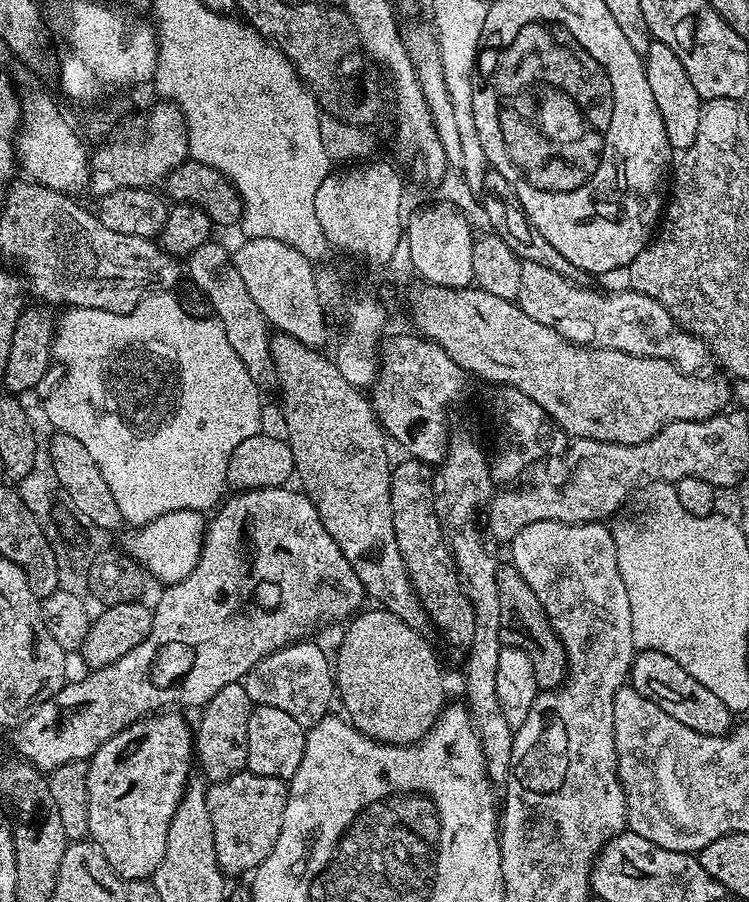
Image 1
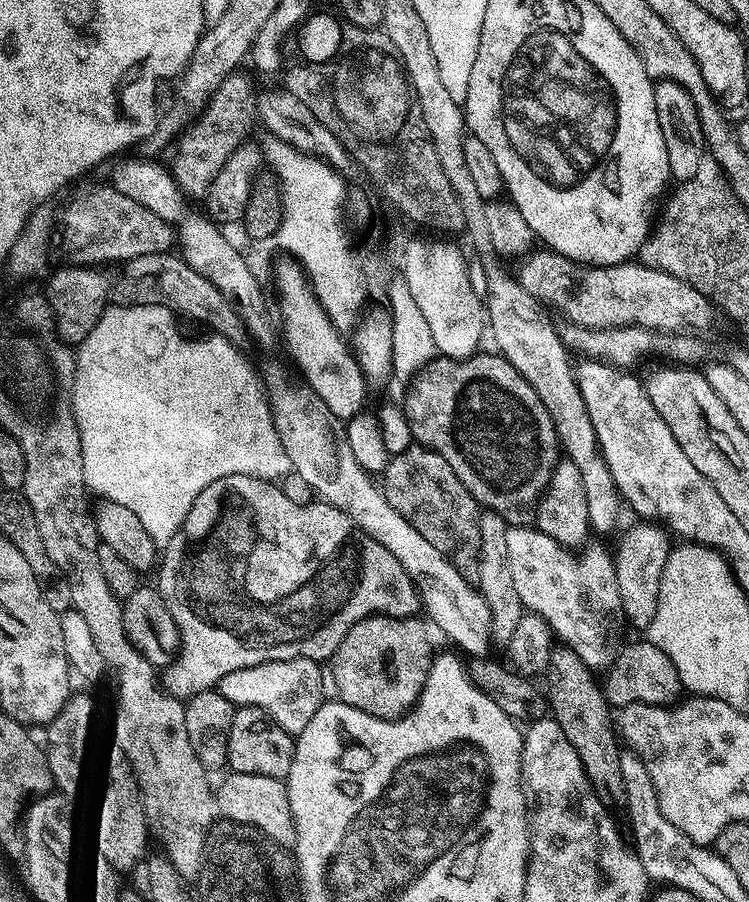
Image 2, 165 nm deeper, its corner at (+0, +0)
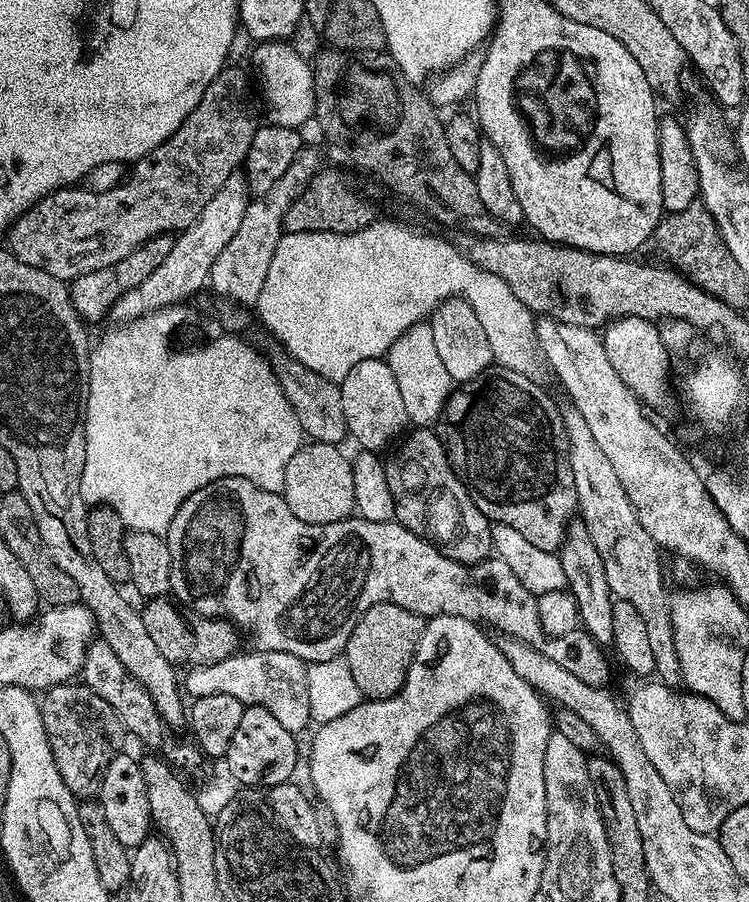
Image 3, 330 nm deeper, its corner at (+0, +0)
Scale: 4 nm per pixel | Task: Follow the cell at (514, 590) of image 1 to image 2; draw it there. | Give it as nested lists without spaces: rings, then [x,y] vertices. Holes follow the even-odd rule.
[[[556,646],[550,654],[546,679],[546,699],[551,719],[556,720],[558,726],[562,726],[562,734],[566,734],[566,738],[570,738],[570,746],[578,750],[578,758],[592,789],[605,801],[623,801],[624,787],[620,765],[622,744],[618,739],[614,716],[608,701],[604,699],[604,690],[597,673],[588,668],[586,662],[582,662],[582,658],[574,654],[574,650],[567,646]]]

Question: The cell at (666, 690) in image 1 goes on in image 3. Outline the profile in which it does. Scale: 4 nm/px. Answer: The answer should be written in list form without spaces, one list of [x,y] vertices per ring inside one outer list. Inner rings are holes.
[[[227,476],[199,488],[182,502],[166,539],[172,563],[171,595],[192,612],[231,620],[247,639],[252,639],[251,647],[257,652],[286,651],[308,664],[335,660],[347,646],[354,626],[358,626],[358,618],[370,606],[397,604],[425,618],[461,616],[483,621],[489,629],[497,628],[505,632],[505,637],[537,648],[550,662],[558,662],[574,678],[582,678],[582,682],[595,688],[605,687],[612,676],[604,653],[607,651],[590,633],[577,630],[549,636],[544,631],[538,618],[537,593],[526,590],[504,560],[489,558],[480,564],[460,564],[398,522],[366,522],[359,518],[329,524],[302,522],[290,514],[290,506],[286,506],[281,493],[262,490],[262,486],[246,478]]]

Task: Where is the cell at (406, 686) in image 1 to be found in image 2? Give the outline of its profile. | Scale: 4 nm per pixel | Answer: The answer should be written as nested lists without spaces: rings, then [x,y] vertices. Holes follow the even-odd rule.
[[[377,614],[350,626],[346,638],[342,638],[342,646],[338,646],[330,661],[330,671],[336,683],[334,692],[338,699],[379,720],[399,720],[409,712],[426,686],[434,659],[432,640],[428,637],[429,625],[421,620],[416,616]]]

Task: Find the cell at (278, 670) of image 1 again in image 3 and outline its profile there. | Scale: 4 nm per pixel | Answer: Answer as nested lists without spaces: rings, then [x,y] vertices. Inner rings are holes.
[[[266,651],[266,652],[246,652],[223,659],[222,662],[214,663],[208,667],[198,667],[191,669],[184,678],[185,693],[192,698],[205,697],[213,694],[227,694],[230,697],[237,698],[238,701],[245,704],[262,706],[270,711],[278,722],[286,730],[290,730],[293,734],[300,734],[307,724],[311,723],[310,714],[310,698],[309,698],[309,682],[307,663],[298,658],[294,654],[286,651]]]

